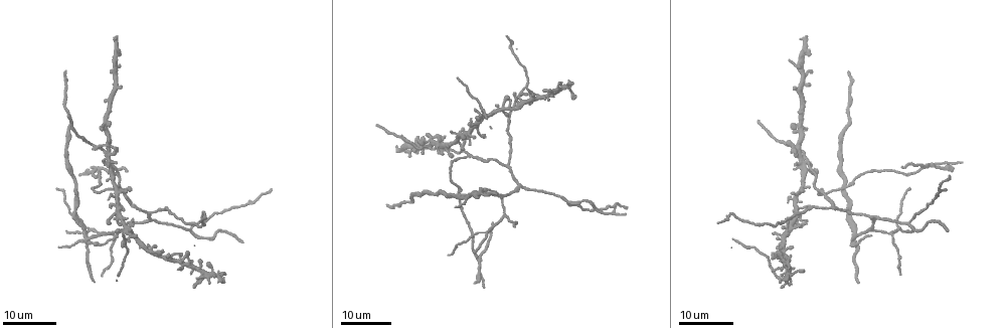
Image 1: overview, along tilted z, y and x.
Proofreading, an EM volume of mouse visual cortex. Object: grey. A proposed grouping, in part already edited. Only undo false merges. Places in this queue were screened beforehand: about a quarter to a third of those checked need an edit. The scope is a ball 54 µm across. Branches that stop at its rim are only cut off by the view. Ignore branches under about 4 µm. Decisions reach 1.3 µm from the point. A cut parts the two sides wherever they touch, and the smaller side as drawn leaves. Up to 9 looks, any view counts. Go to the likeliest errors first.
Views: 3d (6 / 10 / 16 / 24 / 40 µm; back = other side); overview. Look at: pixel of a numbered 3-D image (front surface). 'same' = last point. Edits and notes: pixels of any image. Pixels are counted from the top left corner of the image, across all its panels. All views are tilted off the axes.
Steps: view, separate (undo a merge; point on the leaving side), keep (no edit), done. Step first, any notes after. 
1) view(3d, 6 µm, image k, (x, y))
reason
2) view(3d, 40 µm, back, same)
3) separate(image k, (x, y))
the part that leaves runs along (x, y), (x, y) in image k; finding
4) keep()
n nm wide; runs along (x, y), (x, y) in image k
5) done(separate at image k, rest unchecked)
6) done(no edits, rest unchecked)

view(3d, 16 µm, image 1, (467, 156))
three-way junction

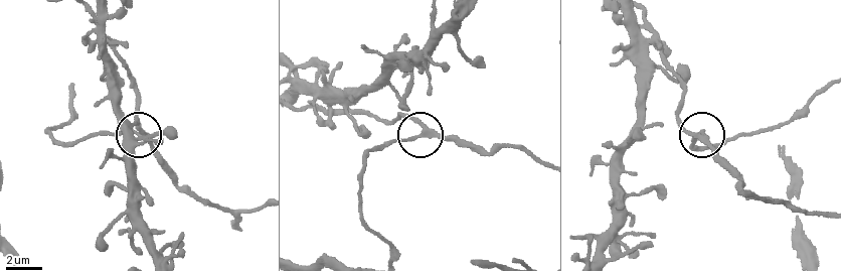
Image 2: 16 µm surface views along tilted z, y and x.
view(3d, 10 µm, image 2, (424, 129))

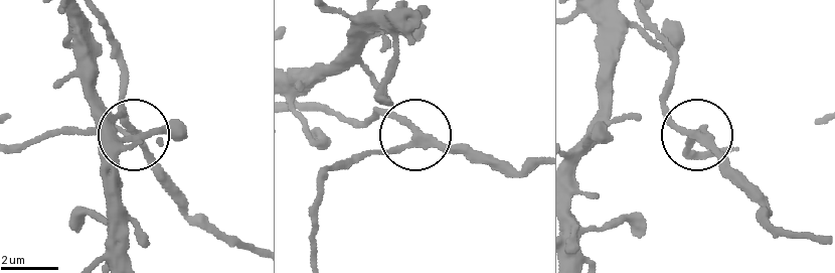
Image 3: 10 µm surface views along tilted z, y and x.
keep()
230 nm wide; continuous, no second neuron

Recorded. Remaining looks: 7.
view(3d, 16 µm, image 1, (85, 238))
four-way junction

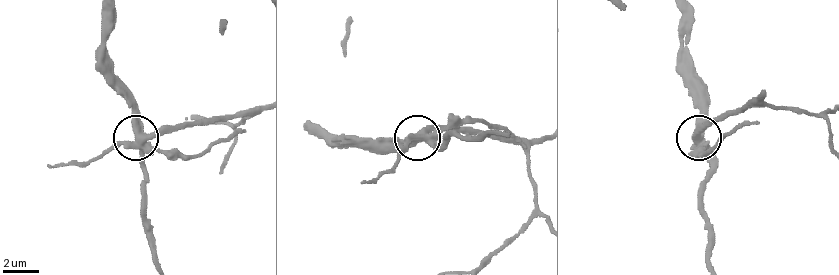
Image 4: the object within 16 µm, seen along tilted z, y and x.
view(3d, 10 µm, image 4, (136, 132))

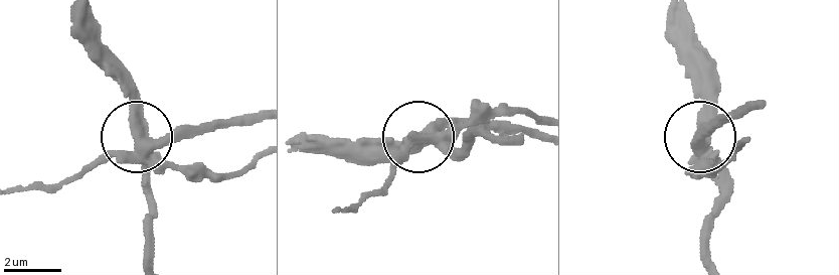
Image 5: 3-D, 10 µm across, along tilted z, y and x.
separate(image 5, (186, 166))
410 nm wide; the part that leaves runs along (149, 161), (236, 175), (260, 157) in image 5; a second neuron is stuck on

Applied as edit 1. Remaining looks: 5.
view(3d, 16 µm, image 1, (871, 231))
three arms meet

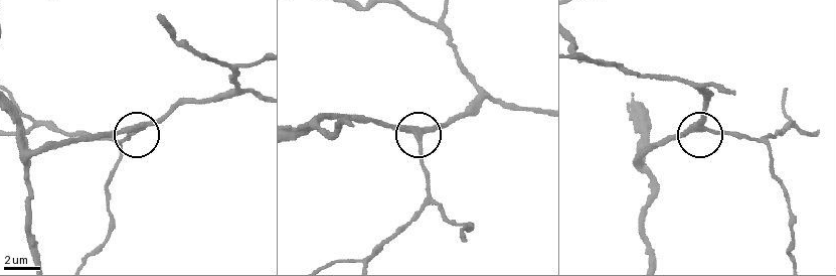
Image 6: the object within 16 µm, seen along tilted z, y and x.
view(3d, 10 µm, image 6, (707, 129))

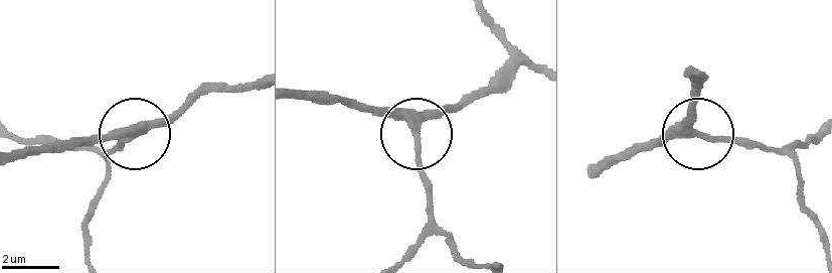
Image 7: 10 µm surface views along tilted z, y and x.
keep()
3 arms; runs along (254, 82), (206, 90), (99, 154) in image 7; continuous, no second neuron

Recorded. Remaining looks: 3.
view(3d, 16 µm, image 1, (97, 168))
three arms meet

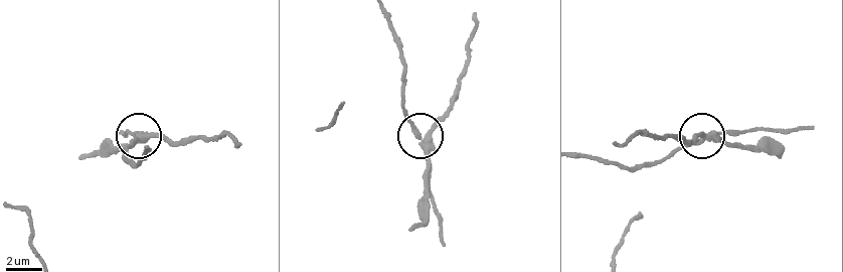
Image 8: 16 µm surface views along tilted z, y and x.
view(3d, 10 µm, image 8, (427, 137))

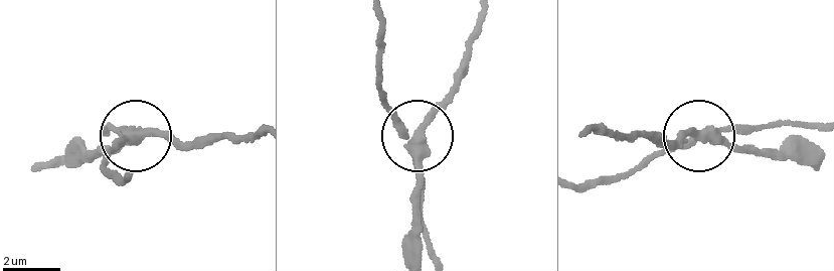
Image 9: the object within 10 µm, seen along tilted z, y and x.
view(3d, 6 µm, image 9, (139, 137))
closer look

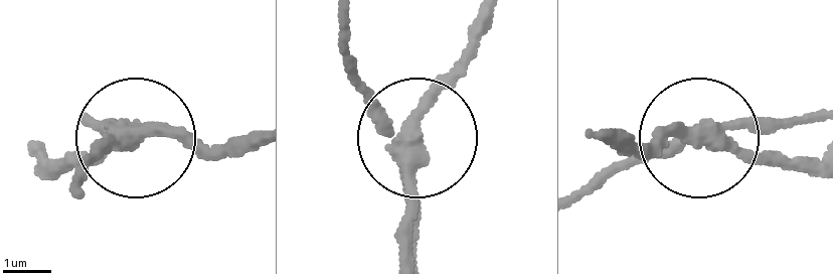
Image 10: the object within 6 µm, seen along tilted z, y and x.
separate(image 10, (410, 217))
3 arms; the part that leaves runs along (401, 145), (476, 18) in image 10; two neurons meet here

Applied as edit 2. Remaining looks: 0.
done(separate at image 5, separate at image 10, rest unchecked)

